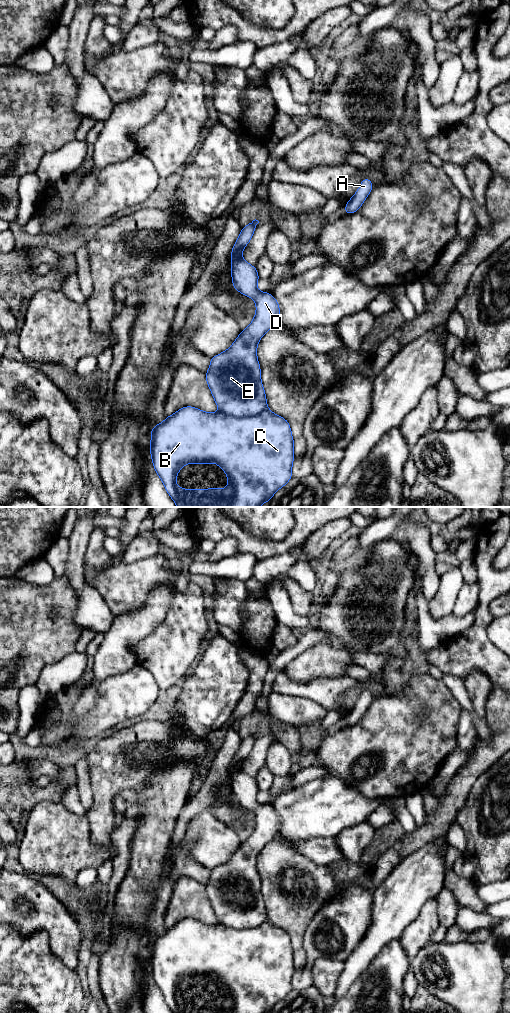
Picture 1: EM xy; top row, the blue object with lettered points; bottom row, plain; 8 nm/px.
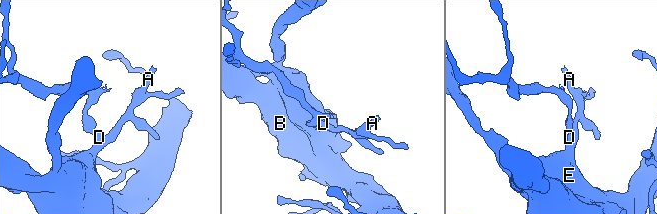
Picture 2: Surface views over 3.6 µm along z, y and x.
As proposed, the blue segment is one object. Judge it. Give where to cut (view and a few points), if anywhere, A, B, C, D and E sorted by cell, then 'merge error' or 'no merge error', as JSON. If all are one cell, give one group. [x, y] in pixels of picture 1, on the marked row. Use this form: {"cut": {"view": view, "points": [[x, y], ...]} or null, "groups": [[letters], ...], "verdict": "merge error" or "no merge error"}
{"cut": {"view": "xy", "points": [[266, 407], [257, 414], [242, 417], [231, 417], [220, 412]]}, "groups": [["A", "D", "E"], ["B", "C"]], "verdict": "merge error"}

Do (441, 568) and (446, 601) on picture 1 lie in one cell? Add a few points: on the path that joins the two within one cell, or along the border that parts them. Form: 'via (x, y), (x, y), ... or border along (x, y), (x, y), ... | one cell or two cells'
via (446, 576), (446, 593) | one cell

